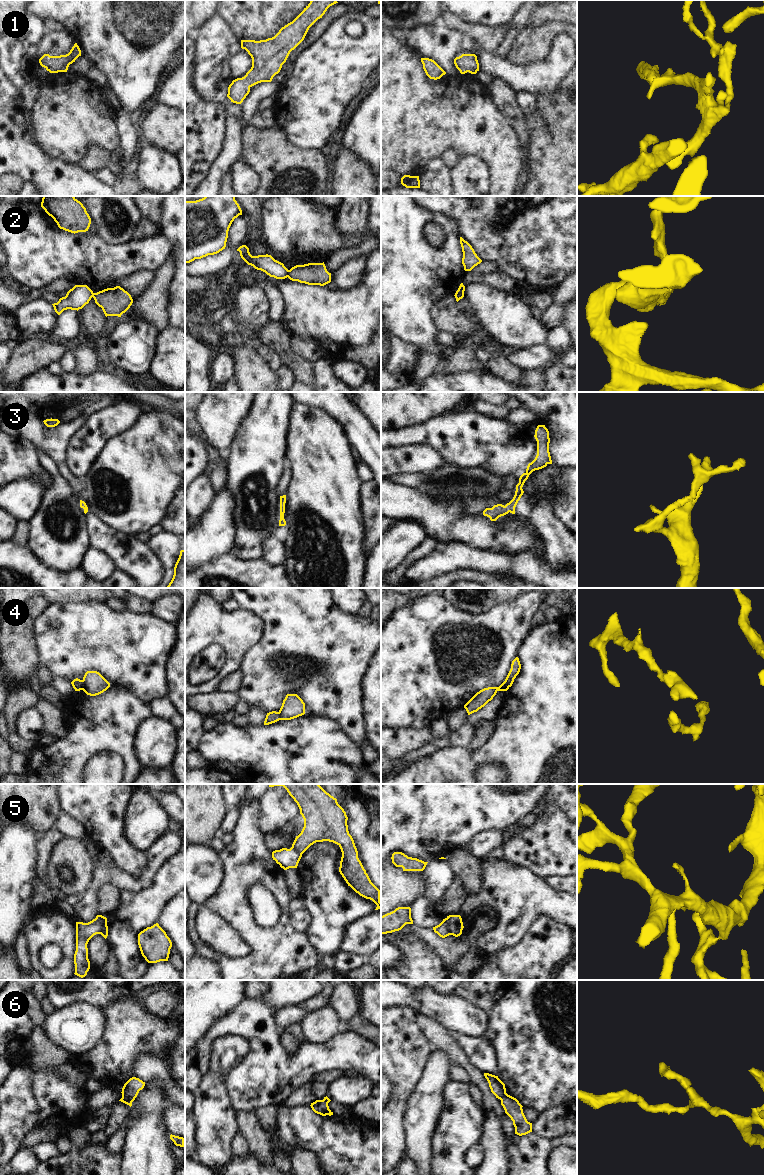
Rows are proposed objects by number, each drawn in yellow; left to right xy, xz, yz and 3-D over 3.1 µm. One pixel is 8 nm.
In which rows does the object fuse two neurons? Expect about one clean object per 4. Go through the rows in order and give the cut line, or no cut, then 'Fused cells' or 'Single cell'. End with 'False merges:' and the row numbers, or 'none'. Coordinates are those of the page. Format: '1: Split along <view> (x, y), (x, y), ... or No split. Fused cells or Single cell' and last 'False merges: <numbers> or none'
1: No split. Single cell
2: Split along xz (289, 270), (287, 276). Fused cells
3: No split. Single cell
4: Split along xy (83, 680), (83, 687), (81, 689). Fused cells
5: Split along yz (446, 918), (451, 934). Fused cells
6: Split along xy (122, 1095), (132, 1101). Fused cells
False merges: 2, 4, 5, 6.

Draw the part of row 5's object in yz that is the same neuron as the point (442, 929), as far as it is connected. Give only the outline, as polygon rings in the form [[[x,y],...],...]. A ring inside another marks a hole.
[[[447,918],[443,919],[443,921],[439,925],[433,927],[433,930],[442,938],[451,935]]]

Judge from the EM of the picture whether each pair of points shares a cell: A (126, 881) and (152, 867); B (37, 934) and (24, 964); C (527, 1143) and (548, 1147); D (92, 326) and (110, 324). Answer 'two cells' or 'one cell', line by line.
A: one cell
B: two cells
C: one cell
D: two cells

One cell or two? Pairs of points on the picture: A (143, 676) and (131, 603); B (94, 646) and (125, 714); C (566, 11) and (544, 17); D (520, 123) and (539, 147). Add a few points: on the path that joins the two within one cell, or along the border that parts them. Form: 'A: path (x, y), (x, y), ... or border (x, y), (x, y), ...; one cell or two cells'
A: border (127, 608), (134, 612), (150, 613); two cells
B: border (110, 683), (124, 686), (132, 693); two cells
C: path (561, 11), (549, 12); one cell
D: border (525, 115), (525, 125), (528, 133), (528, 154); two cells

